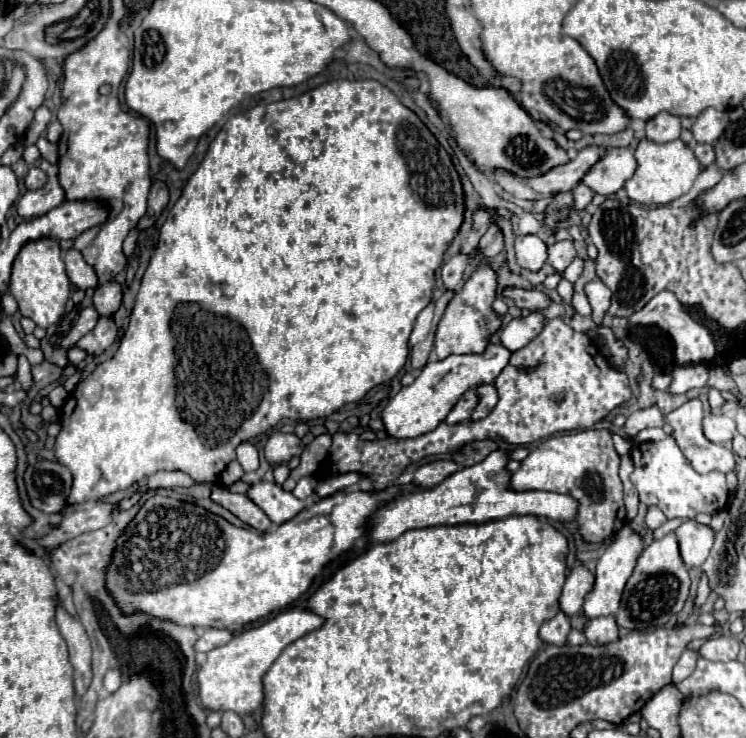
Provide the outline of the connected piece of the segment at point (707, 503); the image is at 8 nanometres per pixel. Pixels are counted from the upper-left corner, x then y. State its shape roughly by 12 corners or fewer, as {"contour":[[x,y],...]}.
{"contour":[[672,437],[634,443],[646,507],[693,520],[728,505],[724,473],[696,473]]}

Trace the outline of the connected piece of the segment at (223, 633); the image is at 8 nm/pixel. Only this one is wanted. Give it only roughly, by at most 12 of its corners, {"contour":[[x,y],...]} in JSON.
{"contour":[[206,629],[196,641],[196,653],[208,653],[232,639],[228,629]]}

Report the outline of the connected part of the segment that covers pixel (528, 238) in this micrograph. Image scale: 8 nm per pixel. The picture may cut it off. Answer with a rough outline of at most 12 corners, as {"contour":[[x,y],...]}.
{"contour":[[536,235],[516,237],[516,261],[522,269],[540,271],[546,243]]}

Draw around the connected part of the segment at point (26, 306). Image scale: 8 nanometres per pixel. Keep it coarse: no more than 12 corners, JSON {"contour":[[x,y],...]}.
{"contour":[[56,239],[28,241],[12,265],[10,293],[42,329],[70,299]]}

